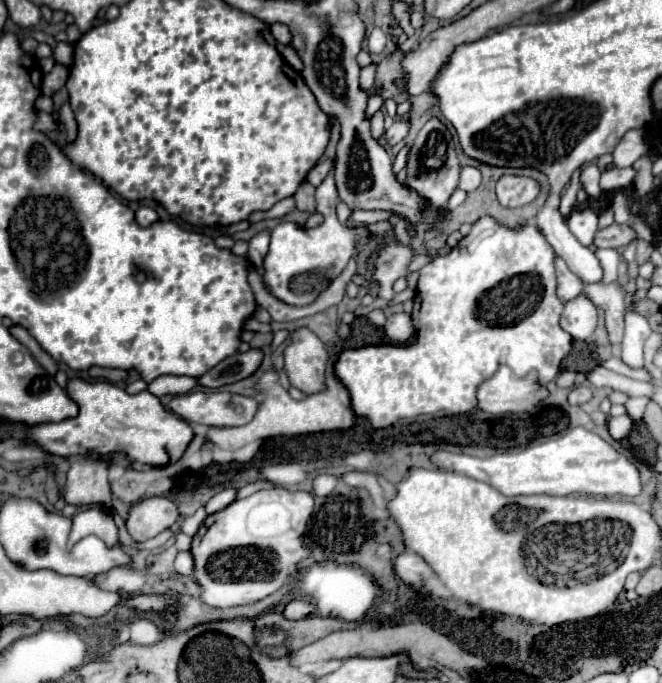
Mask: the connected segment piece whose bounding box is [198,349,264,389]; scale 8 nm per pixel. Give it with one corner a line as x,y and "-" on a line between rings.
250,349
246,353
236,353
230,355
228,359
220,361
216,367
212,367
210,371
206,371
198,383
206,389
218,389
230,383
238,383
246,377
250,377
262,363
264,353
262,349

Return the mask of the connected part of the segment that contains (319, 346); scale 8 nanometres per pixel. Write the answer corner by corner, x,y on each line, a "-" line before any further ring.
298,329
284,351
284,371
294,387
304,395
324,391
324,371
328,363
326,345
308,329

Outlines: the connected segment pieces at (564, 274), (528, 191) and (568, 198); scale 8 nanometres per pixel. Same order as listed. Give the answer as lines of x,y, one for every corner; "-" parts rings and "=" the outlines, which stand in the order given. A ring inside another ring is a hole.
560,257
554,259
554,265
556,265
556,275
558,275
558,297
564,303
578,297
584,289
582,281
568,269
568,265
=
502,175
496,183
496,195
502,207
522,207
540,195
540,183
532,177
=
576,173
574,179
572,179
572,183
570,183
570,187
568,187
568,189
562,193
562,197
560,197
560,213
562,213
564,217
570,215
572,207
574,207
574,203
576,203
576,193
578,193
578,189
580,189
580,181
578,181
578,173

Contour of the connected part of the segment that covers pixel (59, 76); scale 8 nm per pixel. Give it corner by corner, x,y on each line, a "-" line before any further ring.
56,63
54,69
42,81
42,93
50,97
58,87
62,87
66,83
66,79
68,79
68,67

